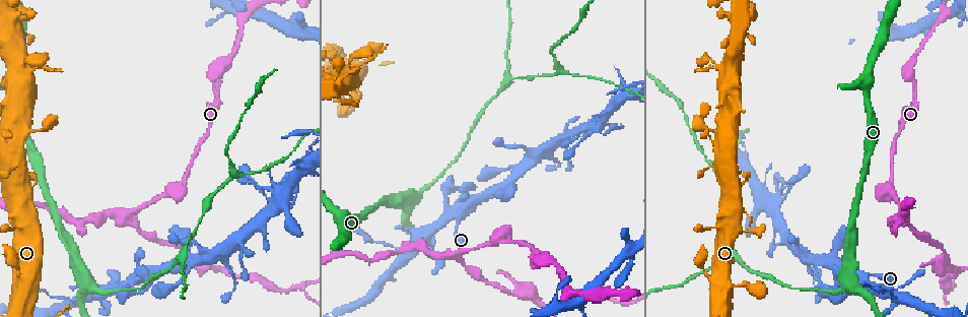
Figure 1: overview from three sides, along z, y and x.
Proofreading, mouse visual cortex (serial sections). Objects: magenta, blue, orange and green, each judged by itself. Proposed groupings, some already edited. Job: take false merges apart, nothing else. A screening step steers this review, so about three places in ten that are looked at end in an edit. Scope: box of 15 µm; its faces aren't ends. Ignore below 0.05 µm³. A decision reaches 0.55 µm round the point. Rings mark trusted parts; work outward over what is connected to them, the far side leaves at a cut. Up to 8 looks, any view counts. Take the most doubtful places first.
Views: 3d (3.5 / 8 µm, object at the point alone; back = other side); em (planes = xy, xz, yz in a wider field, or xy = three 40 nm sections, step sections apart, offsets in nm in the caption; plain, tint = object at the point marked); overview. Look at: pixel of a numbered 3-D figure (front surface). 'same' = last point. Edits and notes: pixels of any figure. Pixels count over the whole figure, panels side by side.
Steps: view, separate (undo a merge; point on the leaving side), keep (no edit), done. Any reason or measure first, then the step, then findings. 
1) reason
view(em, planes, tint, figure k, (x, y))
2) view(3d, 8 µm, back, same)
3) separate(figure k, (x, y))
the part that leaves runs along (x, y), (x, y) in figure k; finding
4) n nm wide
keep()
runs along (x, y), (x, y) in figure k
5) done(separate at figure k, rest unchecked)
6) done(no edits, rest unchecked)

two arms in line, one across
view(3d, 3.5 µm, figure 1, (624, 303))

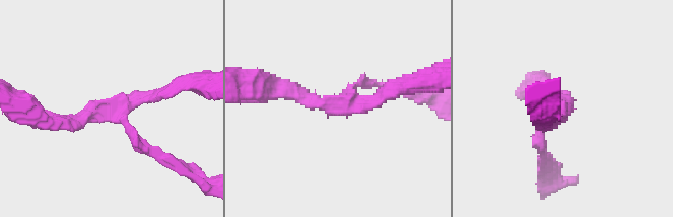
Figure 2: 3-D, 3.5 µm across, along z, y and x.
need the tissue
view(em, xy, step 5, tint, figure 2, (563, 109))

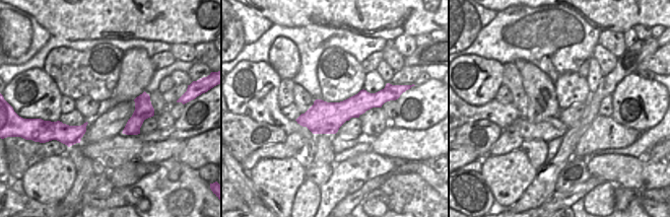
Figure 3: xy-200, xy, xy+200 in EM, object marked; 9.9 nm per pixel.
320 nm wide
keep()
runs along (51, 122), (166, 93) in figure 2; continuous, no second cell

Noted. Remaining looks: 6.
branch point
view(3d, 3.5 µm, figure 1, (507, 83))

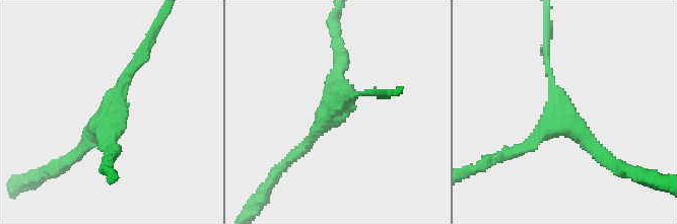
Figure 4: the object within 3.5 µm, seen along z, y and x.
3 arms; arms of 100, 150, 200 nm; now the EM
view(em, xy, step 2, tint, figure 4, (561, 117))

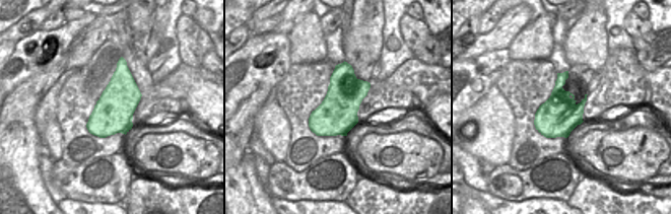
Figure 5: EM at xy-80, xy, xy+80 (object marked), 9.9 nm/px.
cut it another way
view(em, planes, tint, same)

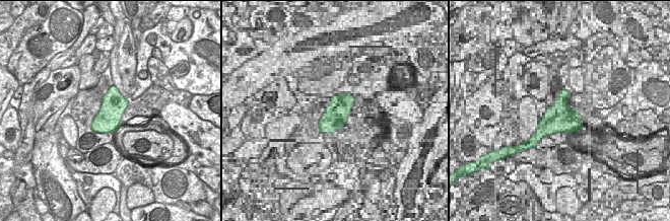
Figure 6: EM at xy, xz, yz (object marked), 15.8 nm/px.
keep()
runs along (71, 159), (139, 63) in figure 4; one cell here

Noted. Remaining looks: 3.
branch point
view(3d, 3.5 µm, figure 1, (234, 174))

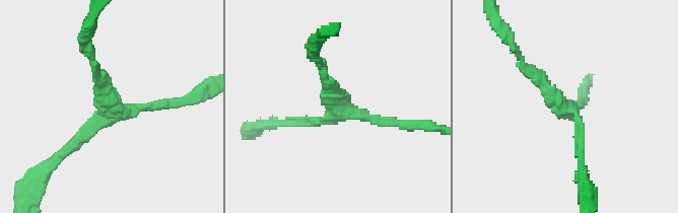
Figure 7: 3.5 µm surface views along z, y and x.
3 arms; arms of 150, 150, 150 nm
view(em, planes, tint, figure 7, (569, 106))

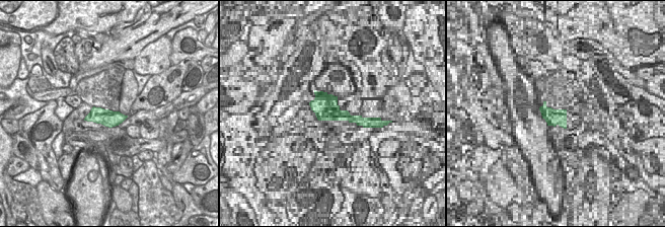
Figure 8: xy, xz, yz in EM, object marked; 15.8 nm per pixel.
260 nm wide
keep()
runs along (581, 154), (578, 117), (524, 61) in figure 7; continuous, no second cell

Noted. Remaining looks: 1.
done(no edits, rest unchecked)

